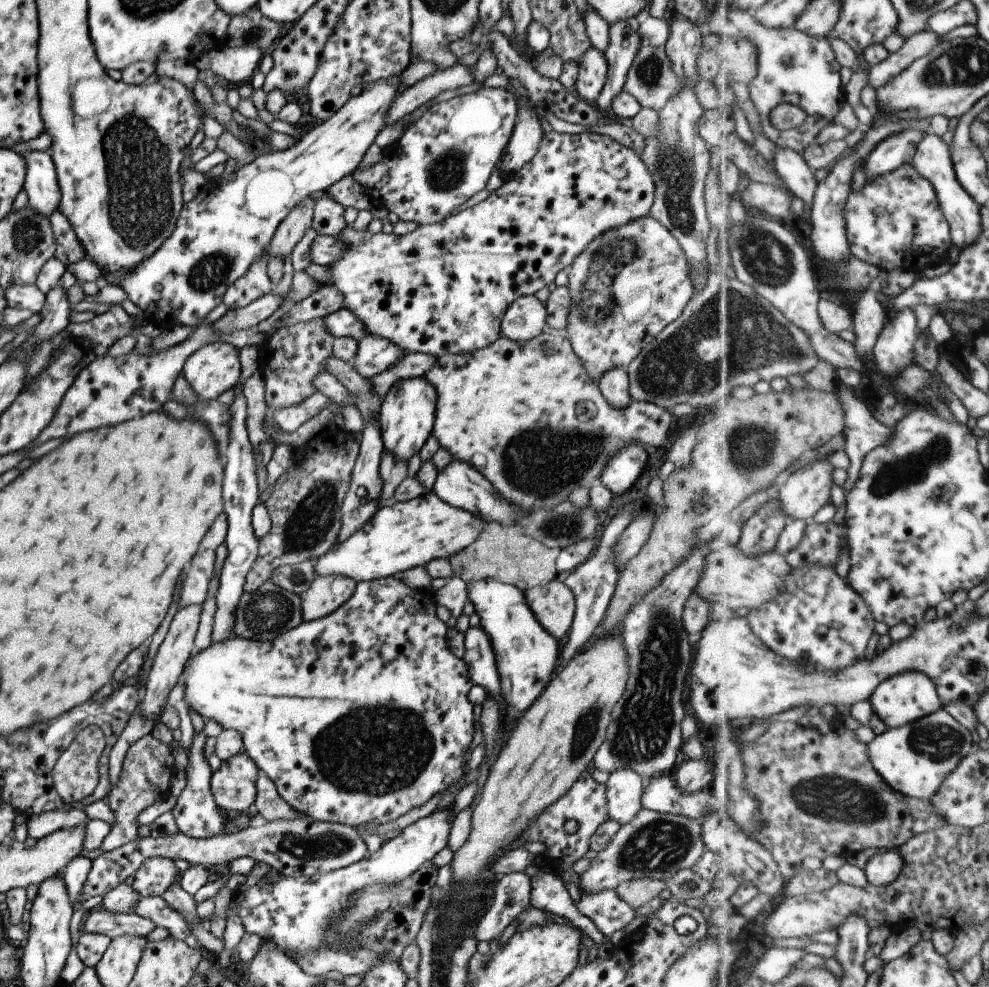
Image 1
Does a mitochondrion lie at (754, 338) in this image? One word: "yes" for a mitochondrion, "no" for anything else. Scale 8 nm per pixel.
yes

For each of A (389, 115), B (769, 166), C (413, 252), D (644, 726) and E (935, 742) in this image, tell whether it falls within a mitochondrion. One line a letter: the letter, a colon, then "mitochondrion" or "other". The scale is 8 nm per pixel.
A: other
B: other
C: other
D: mitochondrion
E: mitochondrion

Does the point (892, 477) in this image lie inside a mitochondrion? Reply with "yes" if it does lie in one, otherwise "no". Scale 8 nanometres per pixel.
yes

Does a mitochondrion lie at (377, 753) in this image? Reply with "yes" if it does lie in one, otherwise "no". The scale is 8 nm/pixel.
yes

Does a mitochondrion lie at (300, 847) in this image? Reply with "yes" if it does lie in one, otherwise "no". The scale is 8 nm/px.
yes

